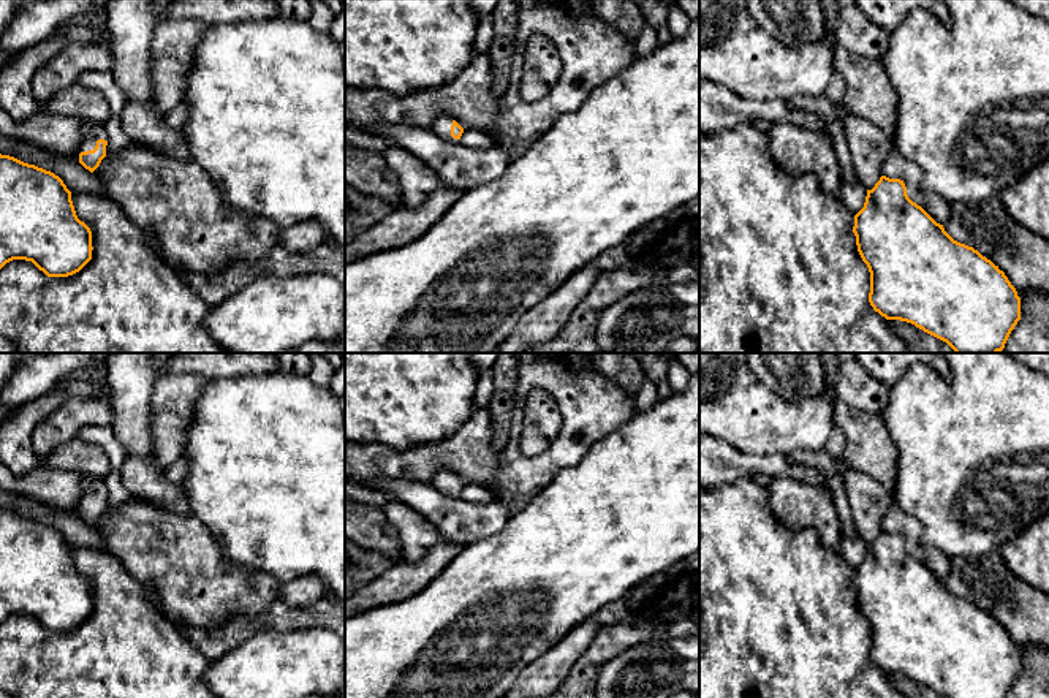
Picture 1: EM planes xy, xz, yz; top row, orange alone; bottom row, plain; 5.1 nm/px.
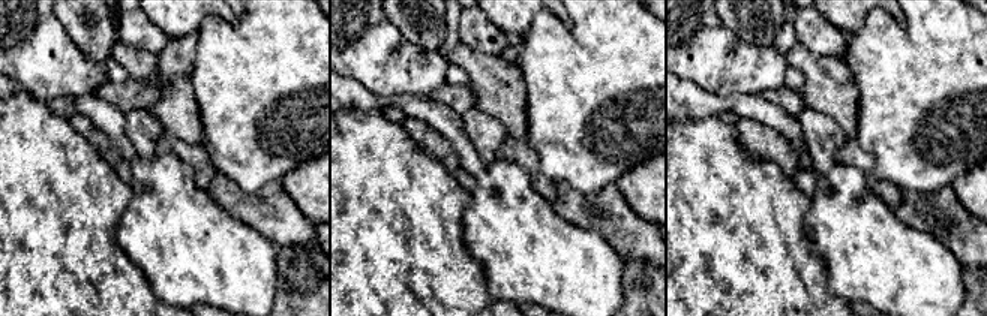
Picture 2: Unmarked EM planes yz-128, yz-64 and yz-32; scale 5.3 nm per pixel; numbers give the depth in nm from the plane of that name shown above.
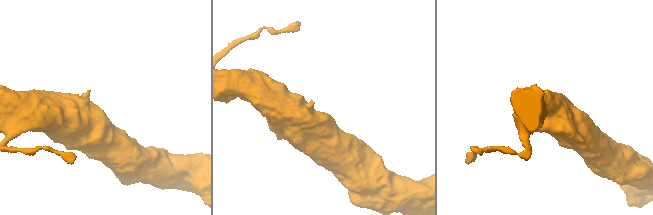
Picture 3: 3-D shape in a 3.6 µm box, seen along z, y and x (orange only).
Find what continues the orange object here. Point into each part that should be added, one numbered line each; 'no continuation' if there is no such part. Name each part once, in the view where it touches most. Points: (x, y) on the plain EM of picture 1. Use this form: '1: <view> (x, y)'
1: xy (92, 485)

